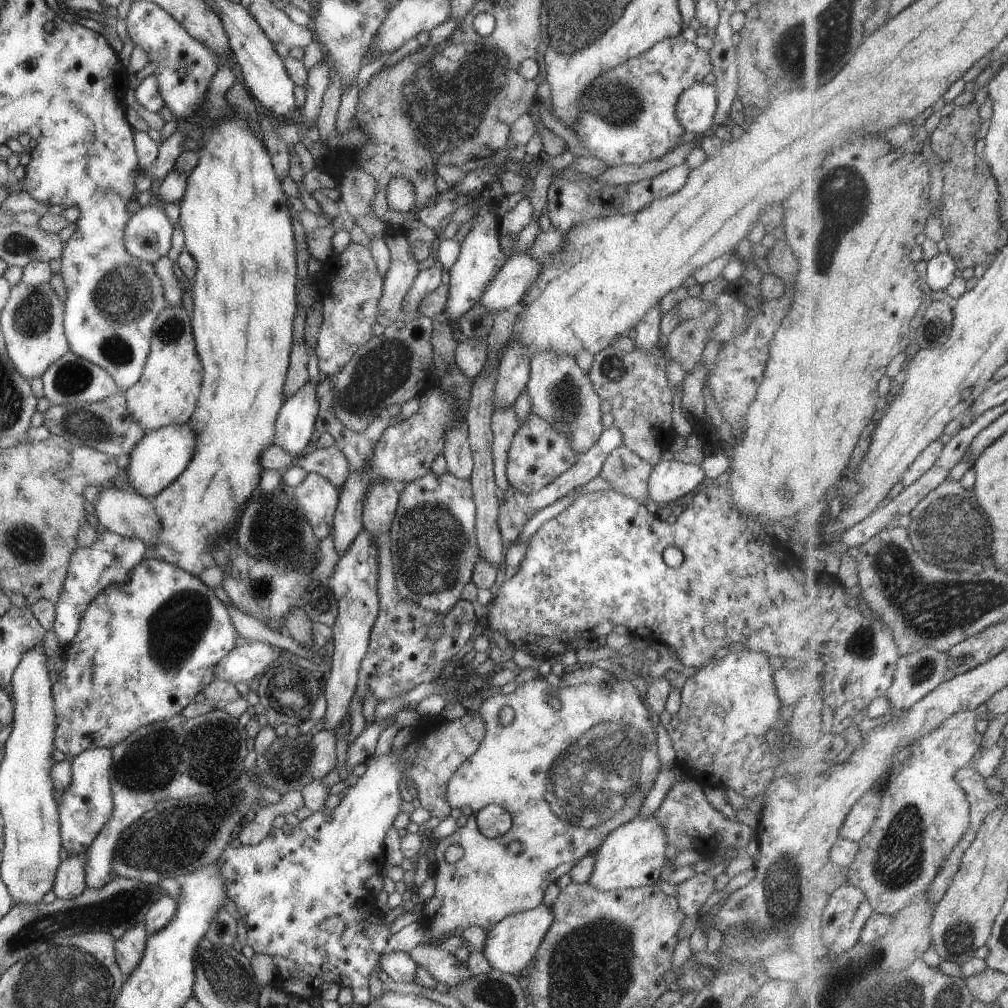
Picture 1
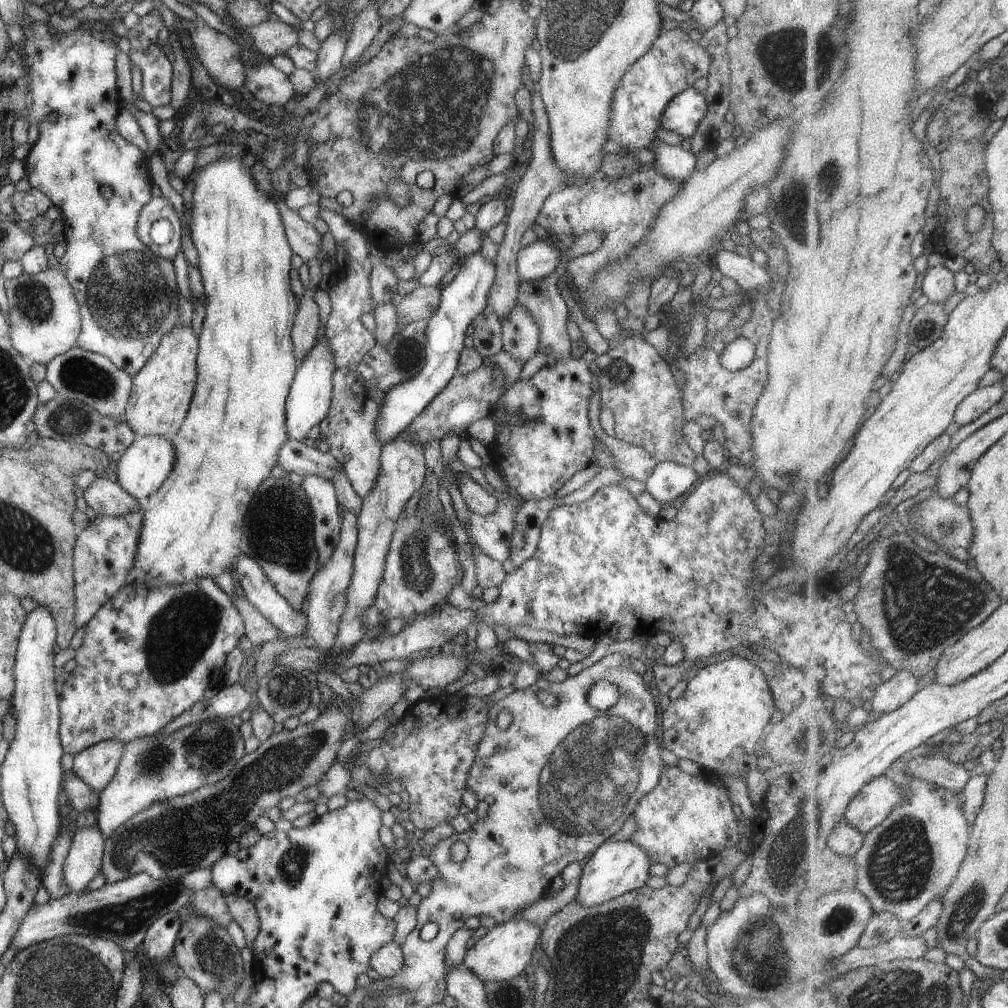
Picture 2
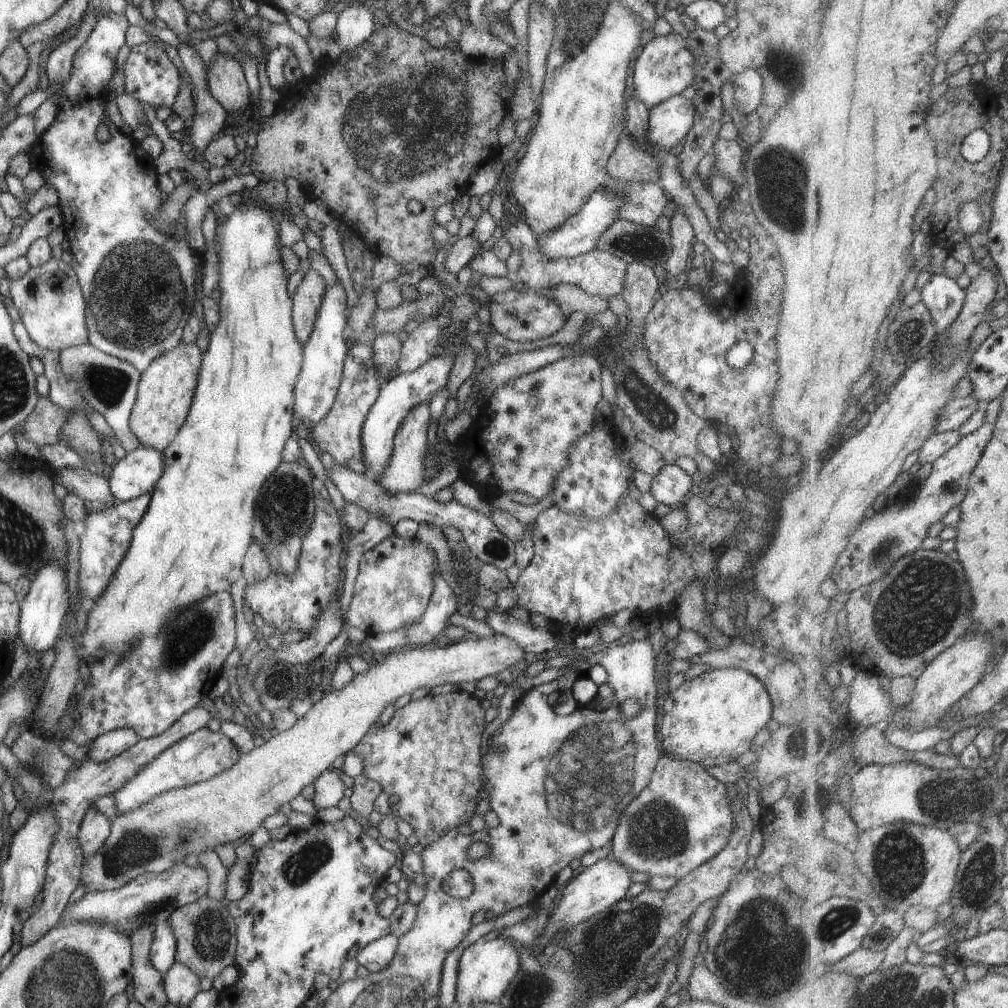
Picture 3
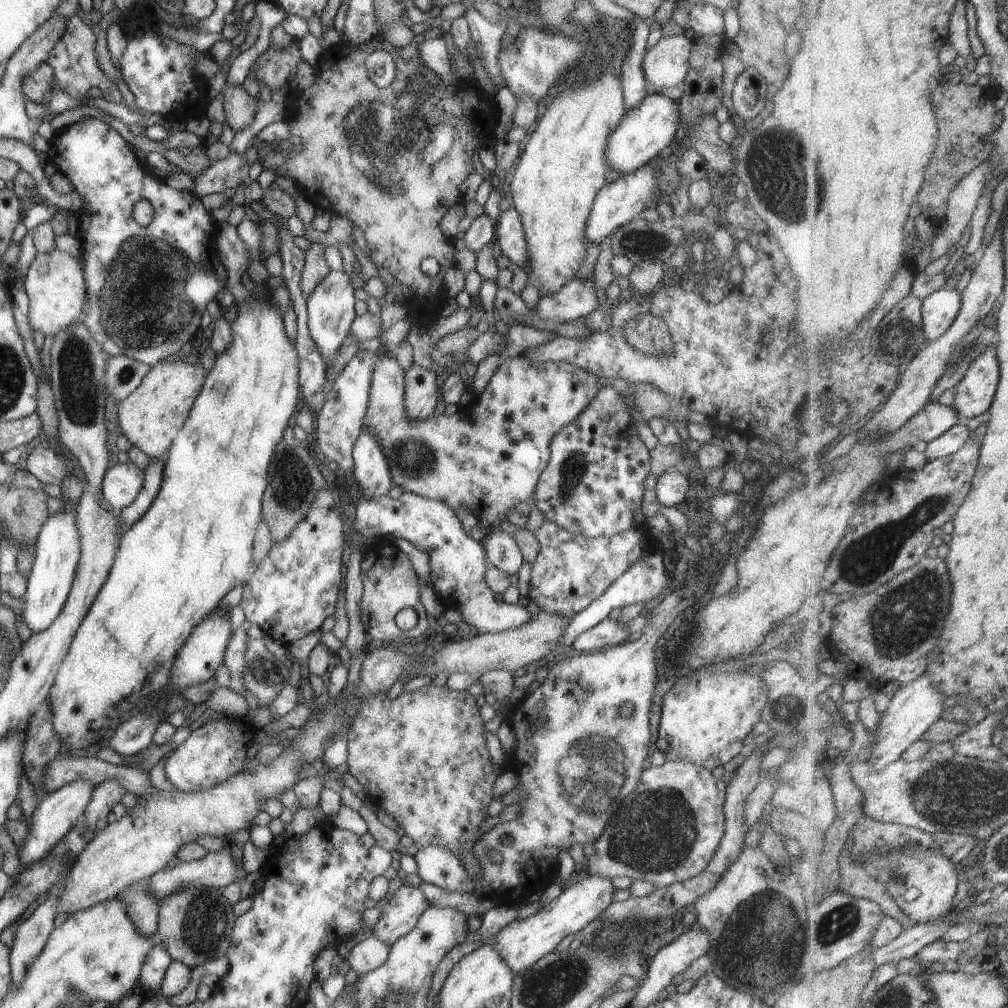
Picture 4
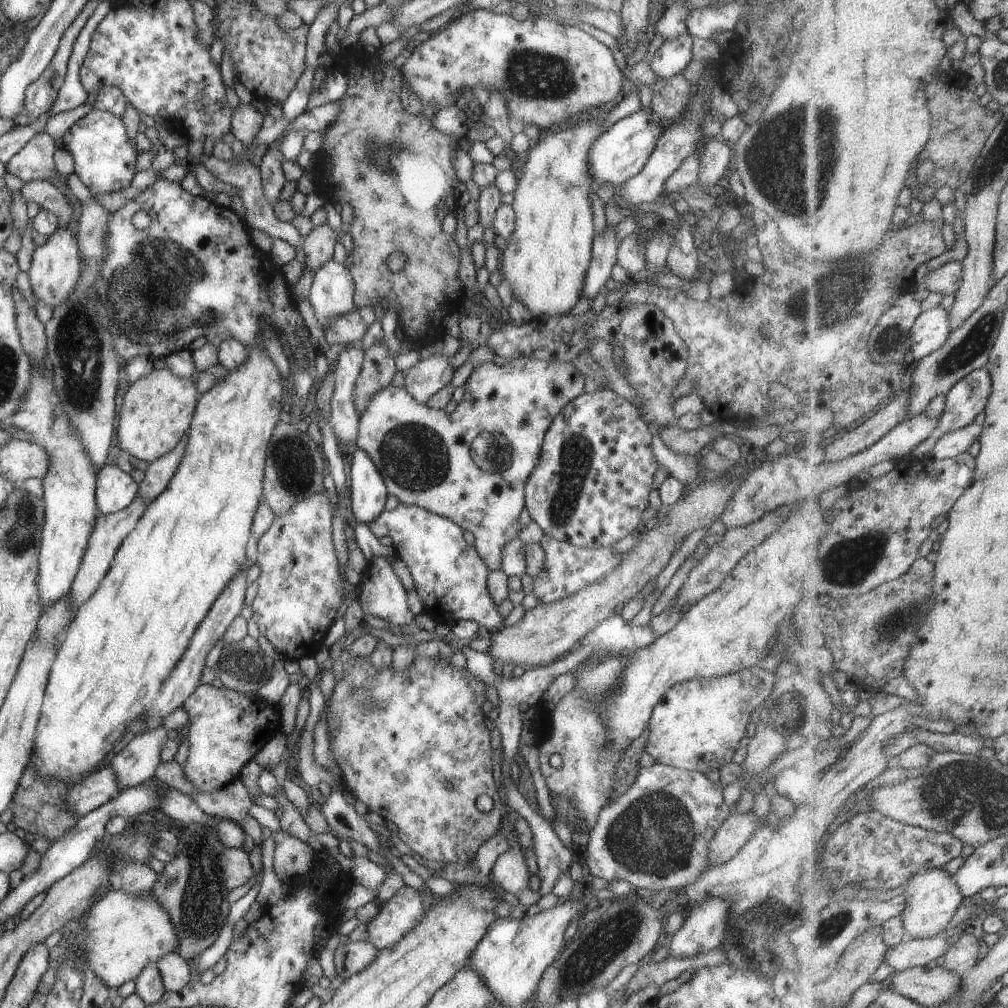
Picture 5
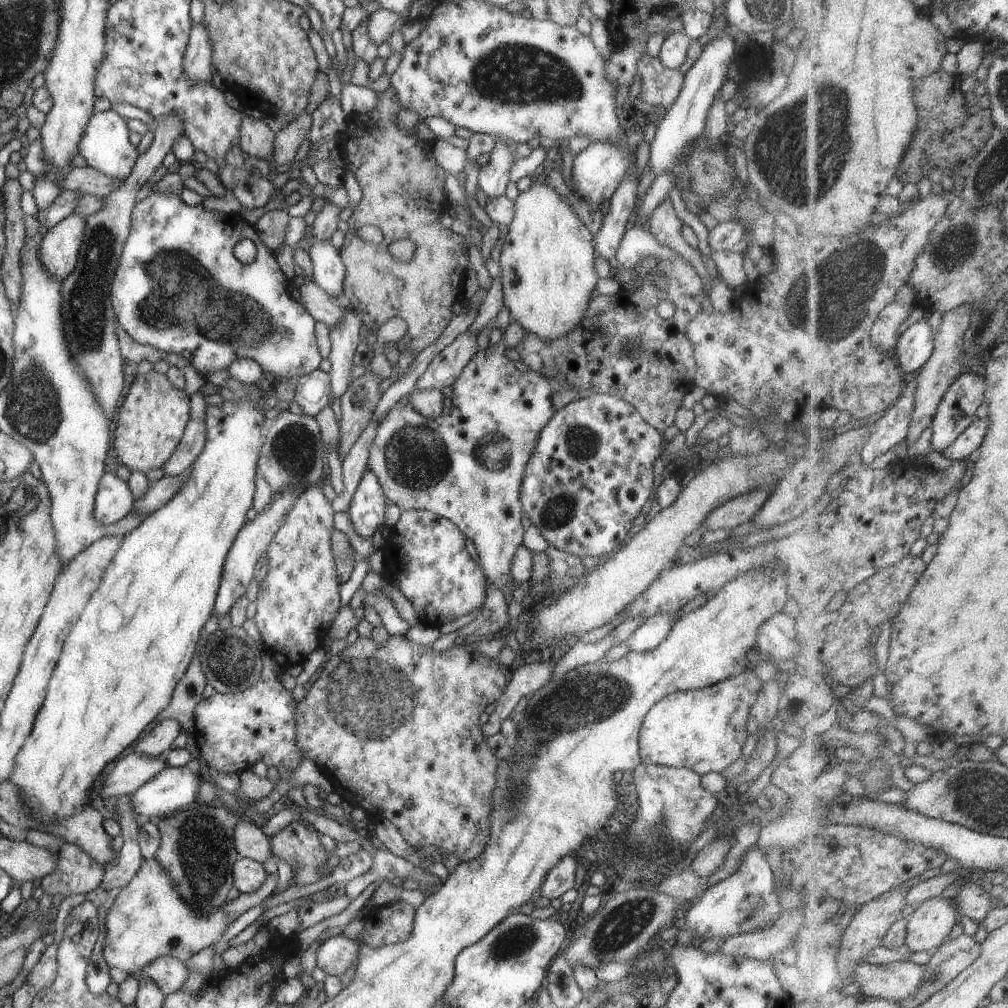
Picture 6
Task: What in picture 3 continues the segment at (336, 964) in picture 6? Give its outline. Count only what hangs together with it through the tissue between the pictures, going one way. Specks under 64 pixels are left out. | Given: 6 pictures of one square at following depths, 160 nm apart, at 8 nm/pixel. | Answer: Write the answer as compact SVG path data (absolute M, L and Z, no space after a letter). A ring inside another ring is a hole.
M389 934L363 946L354 958L370 973L381 972L393 960L396 946L397 938Z

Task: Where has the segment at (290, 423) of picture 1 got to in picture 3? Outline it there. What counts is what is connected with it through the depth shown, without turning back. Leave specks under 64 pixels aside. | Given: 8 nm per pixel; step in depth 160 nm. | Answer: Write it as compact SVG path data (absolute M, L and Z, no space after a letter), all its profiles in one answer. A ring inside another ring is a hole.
M340 283L327 286L321 306L315 314L311 333L302 345L301 369L293 386L293 420L295 423L312 426L330 412L340 384L343 360L348 352L344 336L348 310L343 286Z

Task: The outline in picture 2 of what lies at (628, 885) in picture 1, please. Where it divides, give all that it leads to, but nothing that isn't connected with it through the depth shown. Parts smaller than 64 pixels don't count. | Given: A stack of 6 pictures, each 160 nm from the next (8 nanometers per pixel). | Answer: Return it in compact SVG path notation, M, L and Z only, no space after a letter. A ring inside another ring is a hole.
M606 839L587 860L582 862L579 890L574 900L581 906L598 906L618 895L639 889L650 877L648 870L651 864L649 854L637 844L633 844L632 840L611 842Z

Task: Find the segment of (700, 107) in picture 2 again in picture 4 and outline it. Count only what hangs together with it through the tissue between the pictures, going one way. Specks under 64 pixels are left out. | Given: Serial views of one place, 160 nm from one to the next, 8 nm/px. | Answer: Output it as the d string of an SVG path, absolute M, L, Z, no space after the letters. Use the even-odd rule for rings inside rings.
M659 93L647 95L641 102L625 111L619 120L617 128L613 130L607 146L605 146L605 162L611 170L619 175L633 172L643 166L651 158L659 156L663 148L671 146L677 125L680 125L680 111L677 101L673 101Z

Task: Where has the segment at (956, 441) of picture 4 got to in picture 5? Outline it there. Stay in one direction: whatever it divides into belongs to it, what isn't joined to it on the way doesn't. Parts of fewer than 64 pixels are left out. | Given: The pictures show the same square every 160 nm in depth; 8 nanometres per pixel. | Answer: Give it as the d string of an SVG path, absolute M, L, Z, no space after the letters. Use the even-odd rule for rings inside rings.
M970 425L962 430L939 434L933 448L928 452L928 459L948 460L956 458L980 441L983 426Z

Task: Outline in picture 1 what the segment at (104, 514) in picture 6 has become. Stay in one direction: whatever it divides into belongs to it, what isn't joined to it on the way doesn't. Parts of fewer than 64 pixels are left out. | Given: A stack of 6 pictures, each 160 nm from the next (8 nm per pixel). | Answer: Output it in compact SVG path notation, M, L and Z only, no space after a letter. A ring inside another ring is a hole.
M188 420L180 425L170 424L145 433L127 454L125 471L131 488L146 499L155 496L181 474L182 468L192 458L193 445L194 434L189 428Z

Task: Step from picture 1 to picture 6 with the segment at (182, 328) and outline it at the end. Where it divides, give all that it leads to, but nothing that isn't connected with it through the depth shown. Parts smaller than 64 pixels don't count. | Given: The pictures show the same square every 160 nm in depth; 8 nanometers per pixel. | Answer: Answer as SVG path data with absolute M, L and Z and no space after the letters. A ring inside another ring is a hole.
M152 368L146 373L137 373L117 411L113 432L113 450L120 464L130 472L143 474L161 468L175 450L189 420L189 401L185 391L175 388L165 373Z

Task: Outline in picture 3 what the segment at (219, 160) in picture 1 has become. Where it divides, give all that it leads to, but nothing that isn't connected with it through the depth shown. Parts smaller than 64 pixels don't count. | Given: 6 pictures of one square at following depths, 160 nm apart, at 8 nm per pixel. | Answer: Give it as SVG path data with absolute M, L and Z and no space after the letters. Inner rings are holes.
M240 202L234 206L231 214L227 214L224 220L217 220L213 242L217 243L215 253L219 264L219 290L221 290L221 300L219 300L219 324L217 328L211 332L209 338L209 346L205 348L205 352L201 354L200 370L197 376L197 383L194 389L193 399L191 400L187 417L173 441L162 451L163 454L163 472L159 479L155 482L155 486L151 491L151 499L147 504L145 514L139 521L139 524L133 528L131 532L131 542L123 556L121 563L117 566L105 592L95 600L94 603L86 608L87 624L83 634L79 638L72 640L72 646L75 648L78 660L83 660L87 664L89 660L93 660L93 656L103 656L105 652L113 650L115 654L123 654L127 650L131 650L133 646L137 646L137 642L145 636L155 636L159 632L161 626L167 624L169 618L175 618L175 614L197 602L207 598L209 594L229 592L231 584L241 577L241 564L249 544L251 544L251 528L253 522L253 502L257 498L257 492L263 484L263 480L267 480L269 472L273 472L273 468L281 463L281 452L286 440L294 437L292 429L295 420L293 416L293 386L299 370L301 369L302 345L295 340L292 328L291 310L292 299L287 295L286 285L288 275L283 270L281 261L282 246L277 243L279 238L279 222L273 213L268 212L264 208L261 209L247 202Z

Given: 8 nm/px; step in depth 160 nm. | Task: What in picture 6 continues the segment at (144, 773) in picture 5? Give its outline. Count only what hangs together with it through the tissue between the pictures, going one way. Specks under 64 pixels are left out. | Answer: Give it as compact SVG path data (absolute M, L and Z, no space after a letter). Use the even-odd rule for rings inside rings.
M175 719L160 720L149 732L143 734L141 742L136 744L133 752L155 756L168 751L169 744L180 732L180 724Z

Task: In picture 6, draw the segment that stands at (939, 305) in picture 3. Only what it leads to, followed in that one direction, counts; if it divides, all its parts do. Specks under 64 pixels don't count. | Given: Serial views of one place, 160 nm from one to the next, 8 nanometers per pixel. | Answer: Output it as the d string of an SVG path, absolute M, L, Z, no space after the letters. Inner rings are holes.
M924 317L918 323L910 324L907 330L901 334L897 346L892 351L892 356L895 358L896 363L899 365L903 374L905 372L918 373L927 364L927 362L929 362L929 359L933 356L936 347L936 334L937 330L933 339L933 330L931 330L931 328L929 328L929 324L927 324L927 317Z

